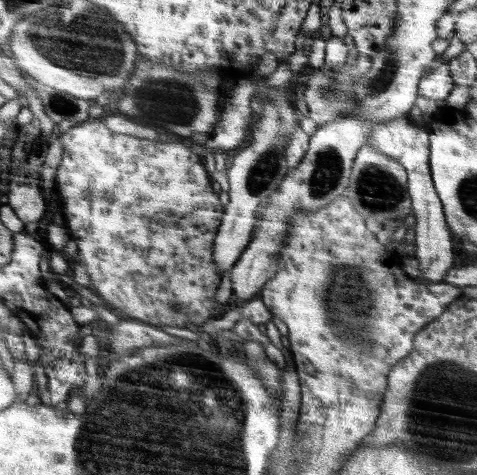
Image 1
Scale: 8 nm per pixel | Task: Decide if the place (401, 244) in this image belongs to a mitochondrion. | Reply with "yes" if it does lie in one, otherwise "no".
no

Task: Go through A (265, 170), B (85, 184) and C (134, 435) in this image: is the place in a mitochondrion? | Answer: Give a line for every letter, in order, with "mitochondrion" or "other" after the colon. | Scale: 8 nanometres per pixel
A: mitochondrion
B: other
C: mitochondrion

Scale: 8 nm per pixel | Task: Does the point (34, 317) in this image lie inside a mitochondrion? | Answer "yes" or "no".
no

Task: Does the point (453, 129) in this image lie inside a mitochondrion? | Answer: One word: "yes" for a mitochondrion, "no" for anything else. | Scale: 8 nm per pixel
no

